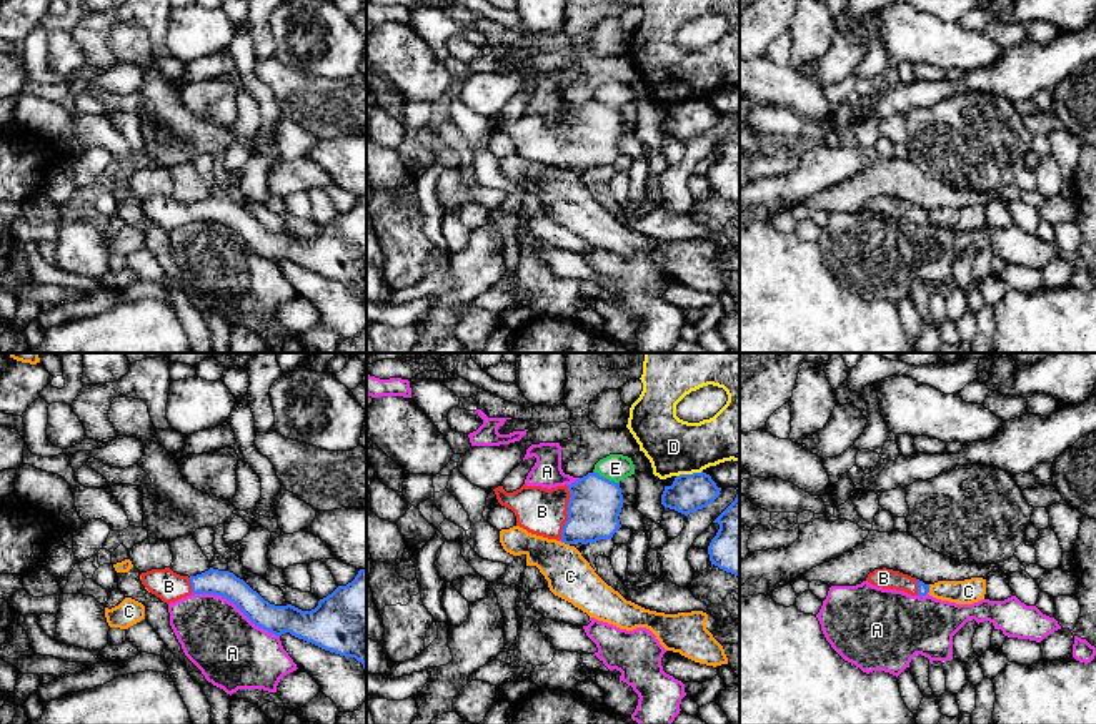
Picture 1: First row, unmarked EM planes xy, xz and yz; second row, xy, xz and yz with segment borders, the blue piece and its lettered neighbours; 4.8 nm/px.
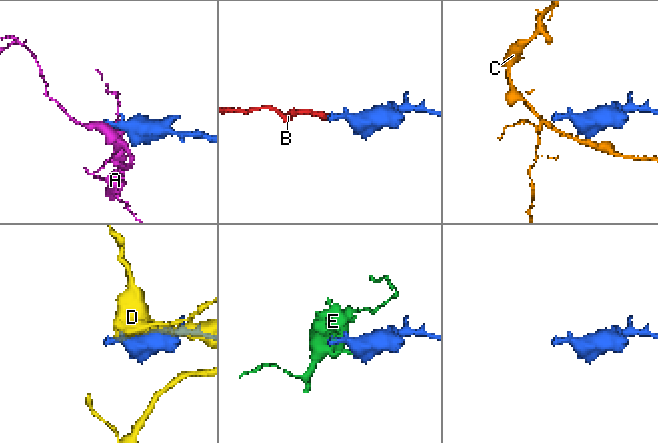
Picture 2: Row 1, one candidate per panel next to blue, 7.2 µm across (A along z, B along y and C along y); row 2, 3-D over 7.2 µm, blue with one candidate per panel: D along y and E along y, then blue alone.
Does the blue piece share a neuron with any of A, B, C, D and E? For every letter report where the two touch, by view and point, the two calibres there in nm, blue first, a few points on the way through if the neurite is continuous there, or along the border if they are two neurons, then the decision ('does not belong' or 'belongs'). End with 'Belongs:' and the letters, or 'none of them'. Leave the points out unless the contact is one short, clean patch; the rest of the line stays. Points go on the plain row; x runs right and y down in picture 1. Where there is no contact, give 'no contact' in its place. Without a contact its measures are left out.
A: contact xy (235, 232); calibres 140 and 360 nm; does not belong
B: contact xz (567, 140); calibres 260 and 240 nm; way xz (595, 132), (580, 140), (567, 140), (542, 138); belongs
C: contact xz (565, 170); calibres 260 and 220 nm; border xz (560, 168), (568, 172); does not belong
D: contact xz (688, 102); calibres 180 and 280 nm; does not belong
E: contact xz (605, 105); calibres 260 and 130 nm; border xz (593, 97), (618, 110); does not belong
Belongs: B

